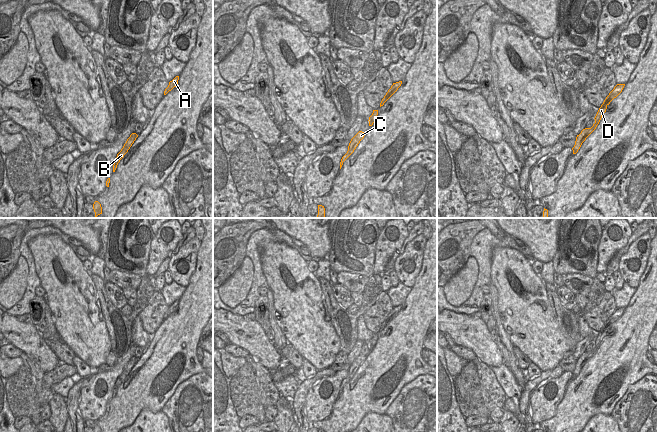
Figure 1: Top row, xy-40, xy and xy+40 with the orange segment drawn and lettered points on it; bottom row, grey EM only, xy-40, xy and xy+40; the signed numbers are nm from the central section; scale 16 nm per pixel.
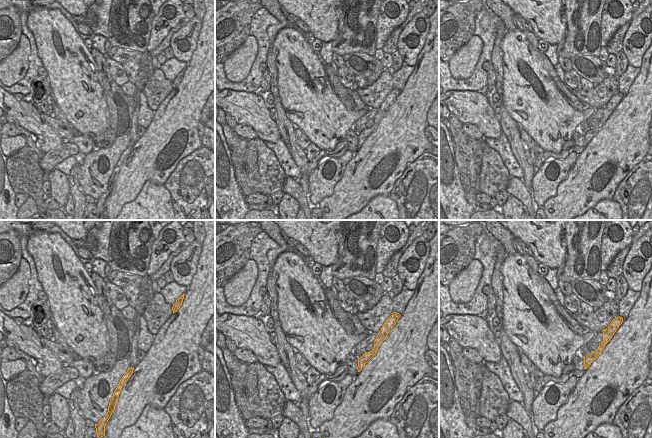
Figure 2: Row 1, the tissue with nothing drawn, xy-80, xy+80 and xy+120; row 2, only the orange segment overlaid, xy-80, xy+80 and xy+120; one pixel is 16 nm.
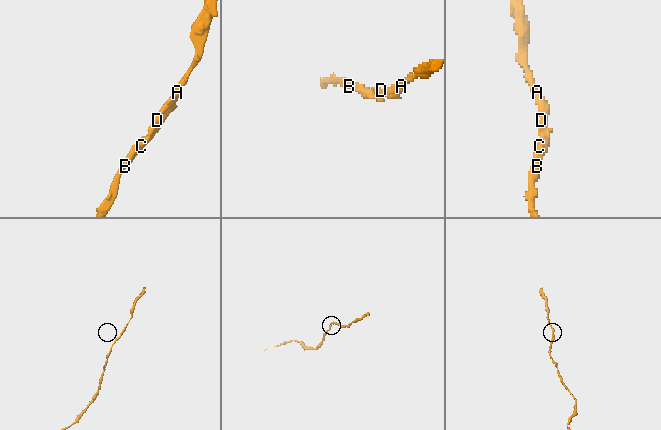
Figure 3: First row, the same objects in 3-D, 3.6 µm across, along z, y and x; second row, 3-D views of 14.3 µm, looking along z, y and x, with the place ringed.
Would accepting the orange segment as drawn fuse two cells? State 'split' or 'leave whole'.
leave whole

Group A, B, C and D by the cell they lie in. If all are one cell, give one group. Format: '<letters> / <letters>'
A B C D

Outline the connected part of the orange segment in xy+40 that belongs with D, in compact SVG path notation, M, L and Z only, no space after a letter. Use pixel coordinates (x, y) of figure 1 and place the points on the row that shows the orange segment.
M617 84L614 89L609 93L609 95L604 100L603 104L599 108L596 116L595 116L595 123L591 128L585 128L581 131L579 135L576 137L575 145L572 148L573 154L576 154L578 150L580 149L582 143L586 140L586 138L596 129L597 125L599 124L602 115L606 112L607 106L610 104L610 102L616 98L623 90L625 84Z

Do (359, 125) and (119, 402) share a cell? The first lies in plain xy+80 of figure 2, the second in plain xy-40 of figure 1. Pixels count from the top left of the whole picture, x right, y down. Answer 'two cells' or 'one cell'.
two cells

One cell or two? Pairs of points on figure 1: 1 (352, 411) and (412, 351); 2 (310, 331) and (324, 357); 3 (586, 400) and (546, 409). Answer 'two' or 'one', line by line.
1: one
2: one
3: two

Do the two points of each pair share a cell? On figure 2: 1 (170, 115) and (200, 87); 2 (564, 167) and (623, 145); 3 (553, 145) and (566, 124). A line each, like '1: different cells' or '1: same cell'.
1: same cell
2: different cells
3: same cell

